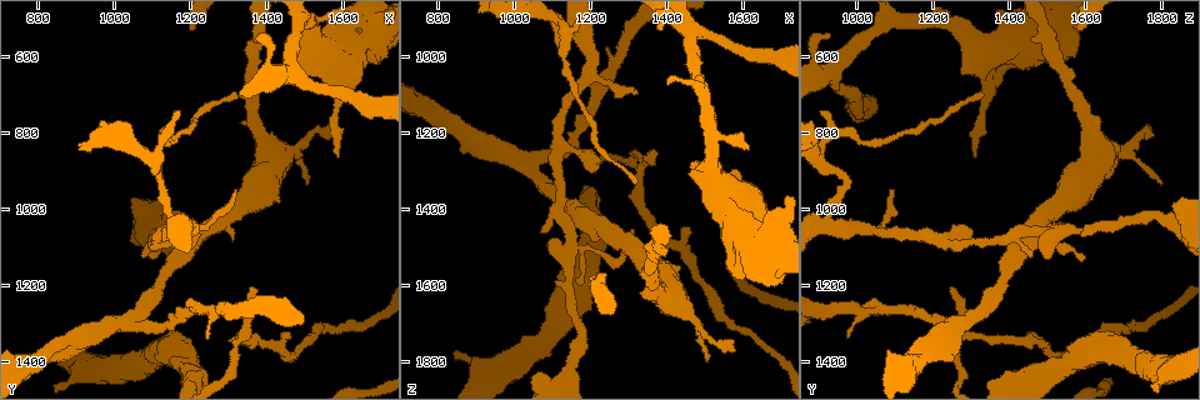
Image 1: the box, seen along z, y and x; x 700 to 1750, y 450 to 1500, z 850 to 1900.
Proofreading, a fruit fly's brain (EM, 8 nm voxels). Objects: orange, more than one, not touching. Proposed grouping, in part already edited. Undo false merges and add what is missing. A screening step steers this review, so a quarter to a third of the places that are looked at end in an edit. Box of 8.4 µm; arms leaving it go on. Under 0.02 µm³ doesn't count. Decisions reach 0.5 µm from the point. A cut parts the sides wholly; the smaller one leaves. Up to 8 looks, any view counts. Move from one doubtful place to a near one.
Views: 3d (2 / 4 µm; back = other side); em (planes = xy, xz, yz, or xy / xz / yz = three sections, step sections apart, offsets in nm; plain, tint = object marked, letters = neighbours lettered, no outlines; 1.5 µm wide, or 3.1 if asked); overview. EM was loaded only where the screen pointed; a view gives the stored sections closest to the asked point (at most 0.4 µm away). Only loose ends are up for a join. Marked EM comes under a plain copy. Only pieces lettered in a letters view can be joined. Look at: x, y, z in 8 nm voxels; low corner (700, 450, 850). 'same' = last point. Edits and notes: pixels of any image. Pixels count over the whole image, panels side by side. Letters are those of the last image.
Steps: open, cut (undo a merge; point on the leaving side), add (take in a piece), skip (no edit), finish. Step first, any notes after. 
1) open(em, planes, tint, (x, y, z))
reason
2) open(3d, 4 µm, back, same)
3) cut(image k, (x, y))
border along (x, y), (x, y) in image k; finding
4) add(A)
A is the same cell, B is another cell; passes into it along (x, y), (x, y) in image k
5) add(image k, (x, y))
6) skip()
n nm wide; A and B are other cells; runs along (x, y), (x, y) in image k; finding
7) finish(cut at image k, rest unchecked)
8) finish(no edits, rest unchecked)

open(em, planes, letters, (1290, 1030, 1500))

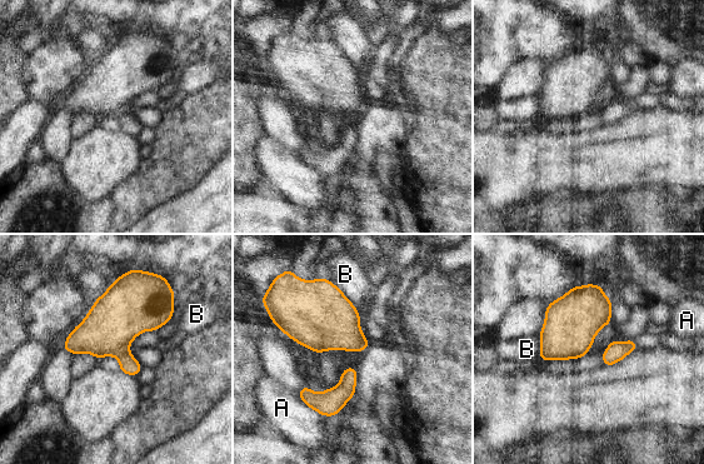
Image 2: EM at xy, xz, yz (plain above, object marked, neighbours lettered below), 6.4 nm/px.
cut(image 2, (128, 363))
A and B are other cells; border along (128, 349), (118, 357) in image 2; two neurons meet here

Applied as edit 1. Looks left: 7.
open(em, xy, step 4, tint, (1350, 1200, 1255))
free end

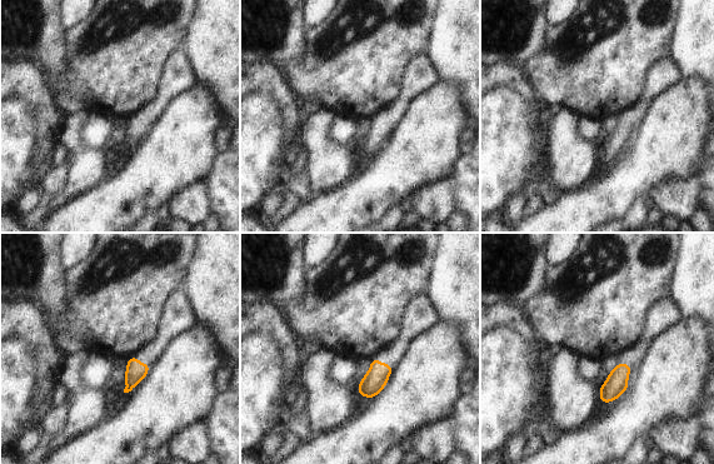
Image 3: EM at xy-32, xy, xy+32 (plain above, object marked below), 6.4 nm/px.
open(em, planes, letters, same)
another direction

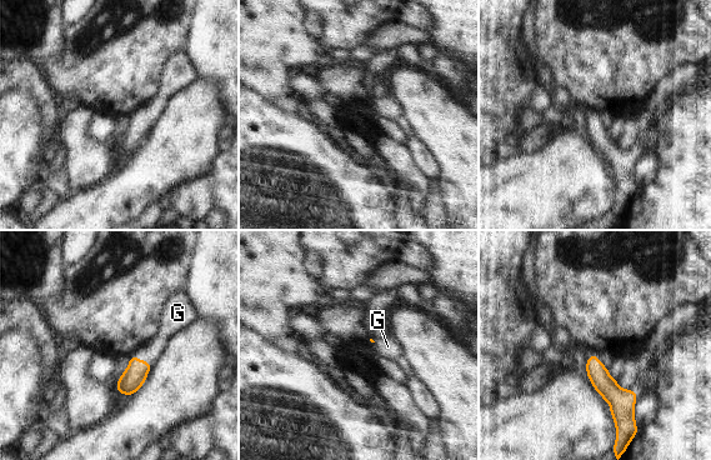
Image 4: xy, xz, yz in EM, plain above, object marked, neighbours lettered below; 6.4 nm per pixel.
add(G)
G is the same cell; passes into it along (133, 379), (144, 361), (150, 350) in image 4; it goes on there

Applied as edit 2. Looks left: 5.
open(overview)

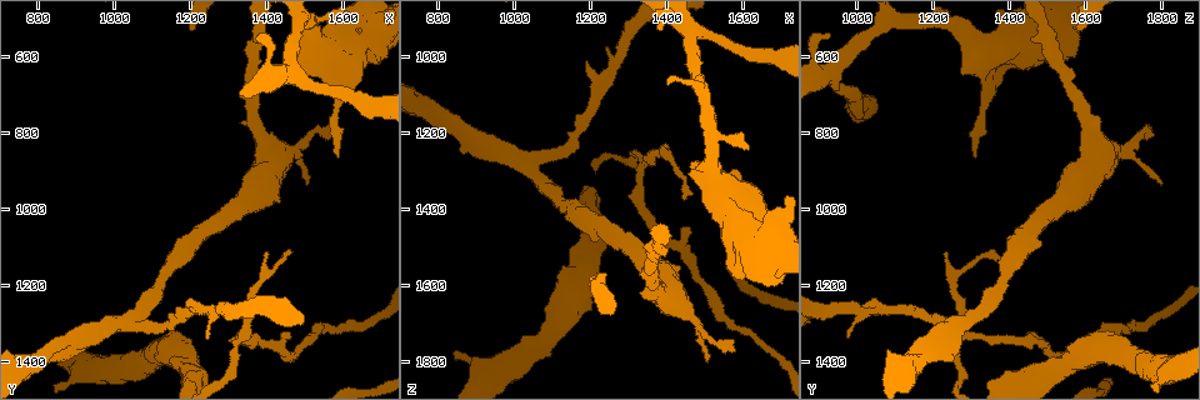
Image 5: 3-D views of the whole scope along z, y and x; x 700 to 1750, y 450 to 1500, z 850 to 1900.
open(em, planes, letters, (860, 1395, 1235))

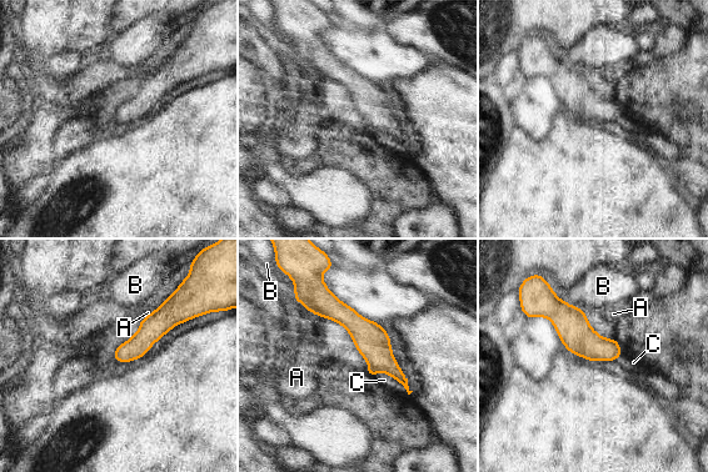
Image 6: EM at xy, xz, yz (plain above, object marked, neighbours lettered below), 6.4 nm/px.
skip()
C touches over 260 nm; A, B and C are other cells; border along (372, 375), (388, 373), (408, 393) in image 6; no lettered piece goes on from it

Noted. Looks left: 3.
finish(cut at image 2, add at image 4, rest unchecked)

